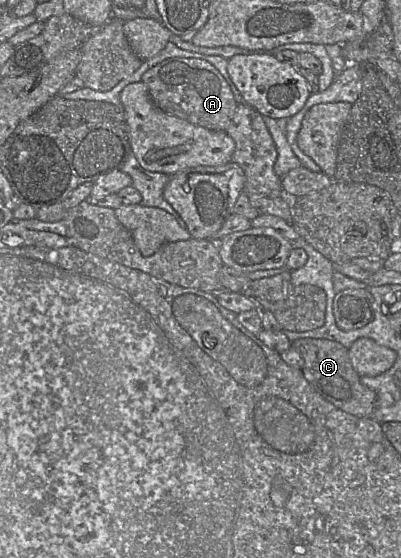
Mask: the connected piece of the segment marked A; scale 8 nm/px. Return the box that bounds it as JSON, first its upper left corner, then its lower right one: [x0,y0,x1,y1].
[141,58,238,131]

